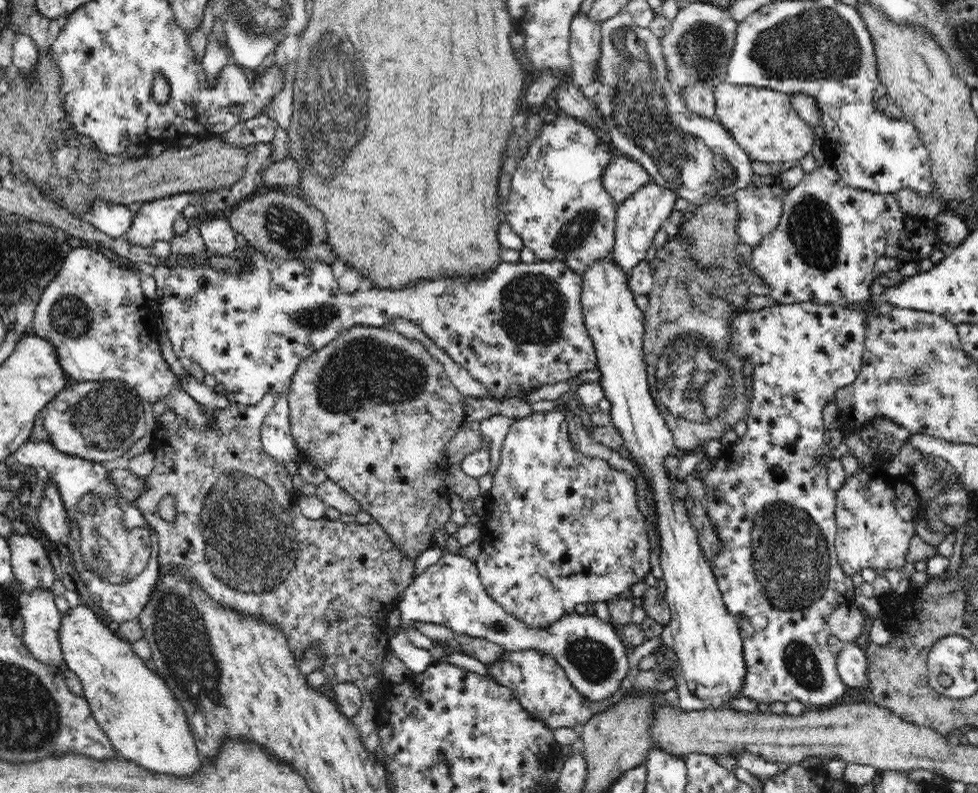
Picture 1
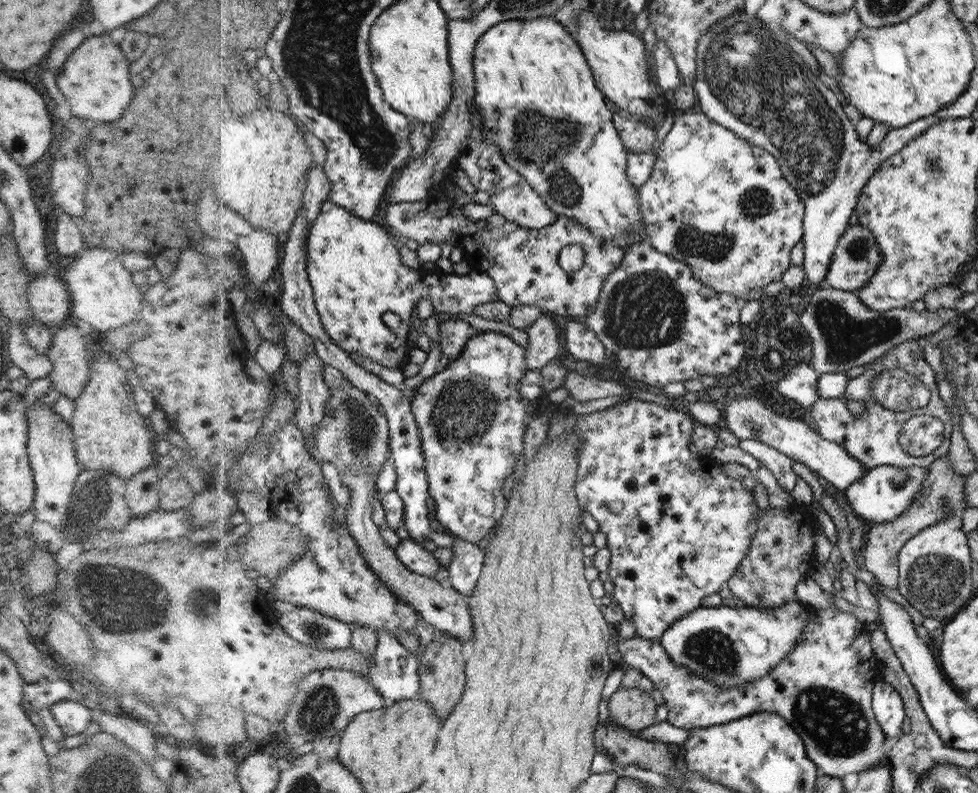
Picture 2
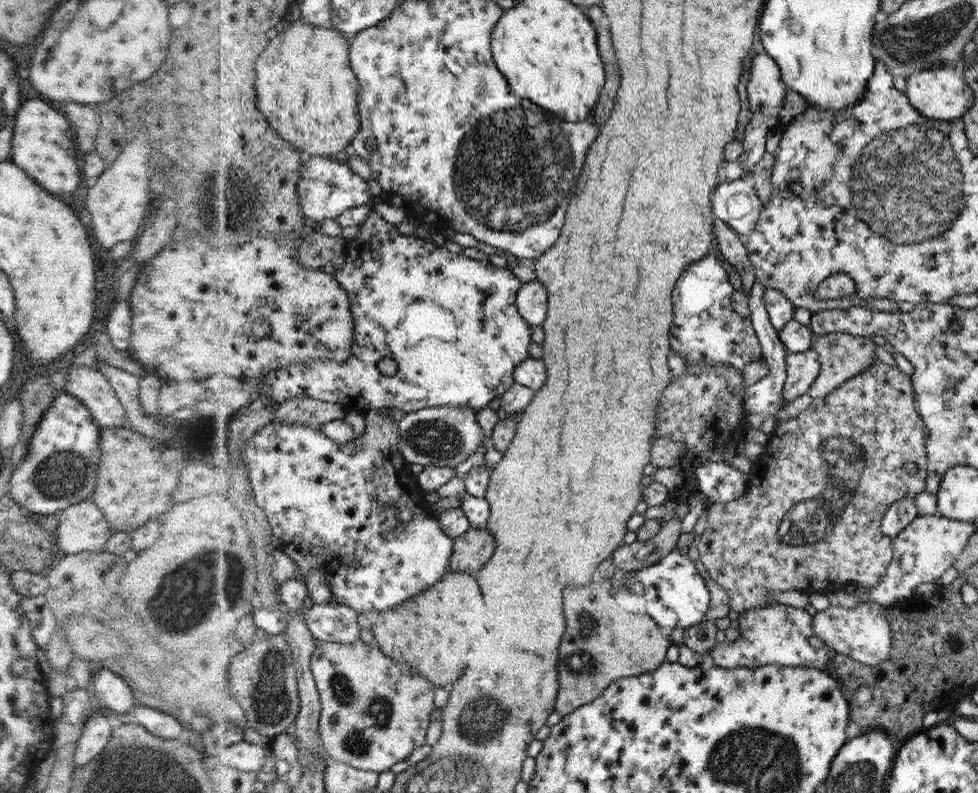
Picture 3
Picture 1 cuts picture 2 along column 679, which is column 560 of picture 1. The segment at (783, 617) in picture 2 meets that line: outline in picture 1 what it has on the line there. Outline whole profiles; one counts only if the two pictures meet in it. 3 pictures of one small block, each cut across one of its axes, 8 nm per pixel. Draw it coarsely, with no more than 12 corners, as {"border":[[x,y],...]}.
{"border":[[447,549],[397,602],[402,626],[441,624],[506,651],[544,651],[586,703],[624,690],[610,623],[547,630],[491,600],[475,561]]}

